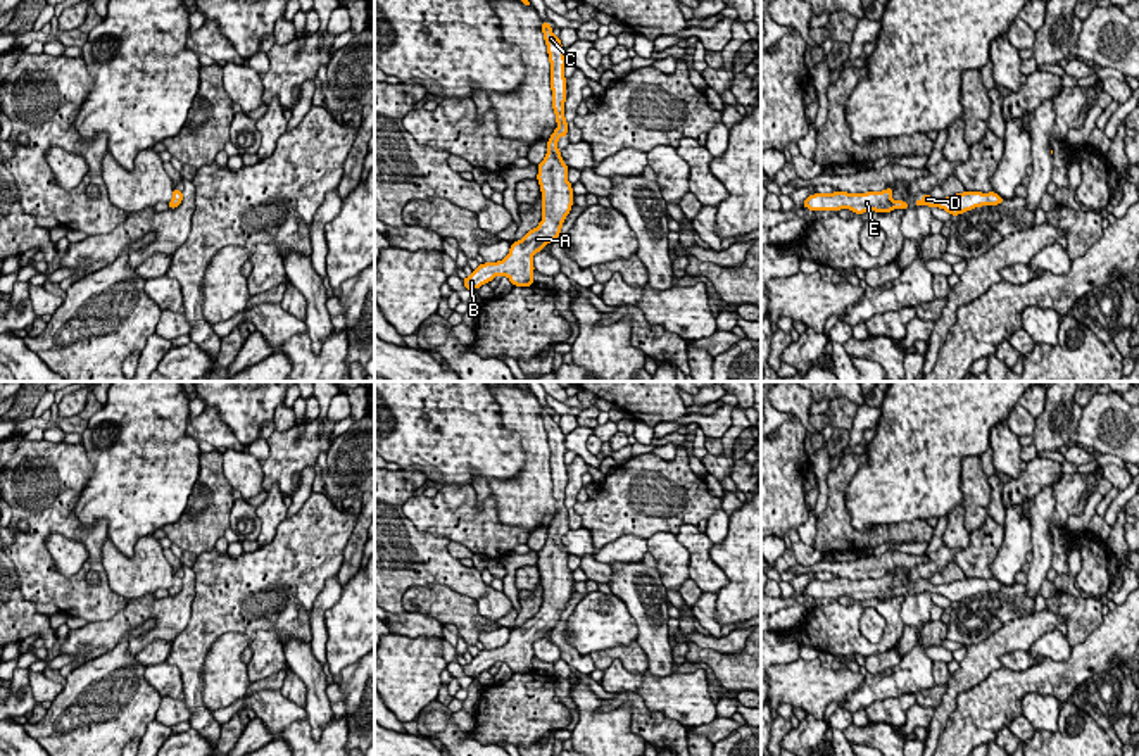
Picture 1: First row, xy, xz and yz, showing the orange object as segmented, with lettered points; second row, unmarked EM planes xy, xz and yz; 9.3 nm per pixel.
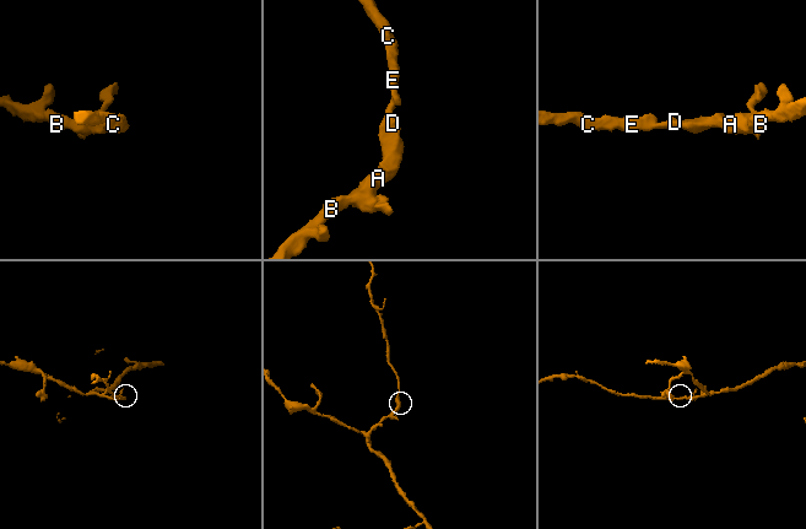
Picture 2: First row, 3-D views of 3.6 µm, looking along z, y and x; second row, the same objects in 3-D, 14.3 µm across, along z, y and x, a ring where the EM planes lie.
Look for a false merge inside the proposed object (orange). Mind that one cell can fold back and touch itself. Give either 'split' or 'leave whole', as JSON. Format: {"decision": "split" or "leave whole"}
{"decision": "leave whole"}

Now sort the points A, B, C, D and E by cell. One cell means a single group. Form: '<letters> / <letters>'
A B C D E

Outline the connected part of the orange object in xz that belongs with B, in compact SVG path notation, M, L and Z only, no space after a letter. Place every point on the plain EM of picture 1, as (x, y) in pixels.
M542 407L542 419L551 449L552 495L557 509L557 514L547 526L547 540L537 552L544 602L537 614L530 616L521 627L511 630L509 640L502 647L483 649L466 663L463 666L466 677L476 677L492 668L497 661L507 663L514 673L532 673L535 658L533 642L559 623L563 609L573 592L573 571L568 568L570 554L564 551L561 537L557 535L559 525L568 523L568 509L564 504L564 433L559 423L552 419L552 413L545 407Z

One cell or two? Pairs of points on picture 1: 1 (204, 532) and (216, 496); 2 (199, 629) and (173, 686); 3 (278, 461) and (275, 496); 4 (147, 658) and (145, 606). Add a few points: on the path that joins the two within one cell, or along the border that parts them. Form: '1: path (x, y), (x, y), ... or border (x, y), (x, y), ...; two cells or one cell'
1: path (204, 523), (211, 504); one cell
2: border (164, 661), (180, 672), (183, 698); two cells
3: border (266, 489), (275, 485), (283, 496); two cells
4: border (171, 642), (154, 639), (137, 655); two cells

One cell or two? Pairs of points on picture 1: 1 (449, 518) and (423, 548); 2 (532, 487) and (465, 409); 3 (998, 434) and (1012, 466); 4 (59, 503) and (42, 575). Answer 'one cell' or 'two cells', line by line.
1: two cells
2: two cells
3: one cell
4: one cell

